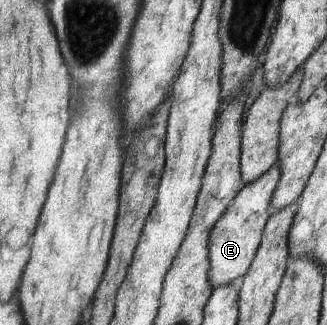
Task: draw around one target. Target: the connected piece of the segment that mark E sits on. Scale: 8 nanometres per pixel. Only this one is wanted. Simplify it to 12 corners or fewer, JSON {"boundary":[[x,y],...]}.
{"boundary":[[279,164],[239,189],[209,238],[211,290],[247,272]]}

